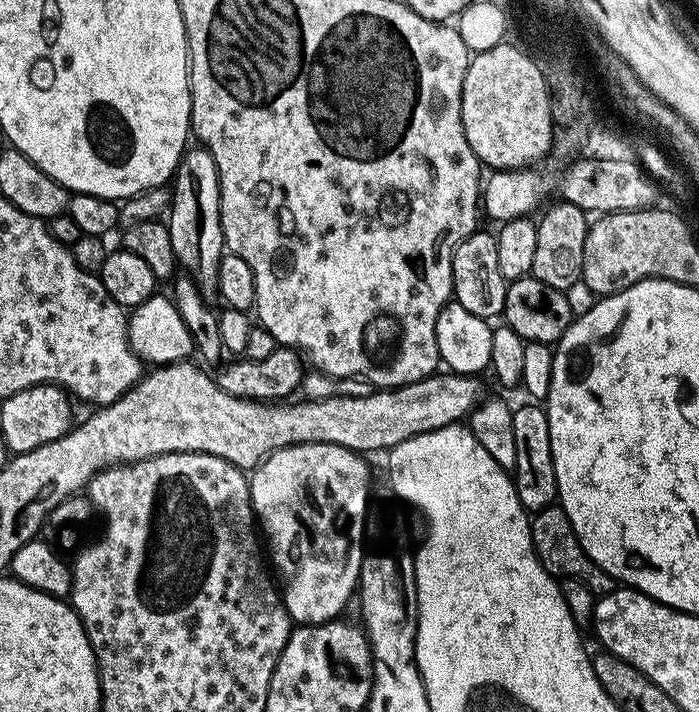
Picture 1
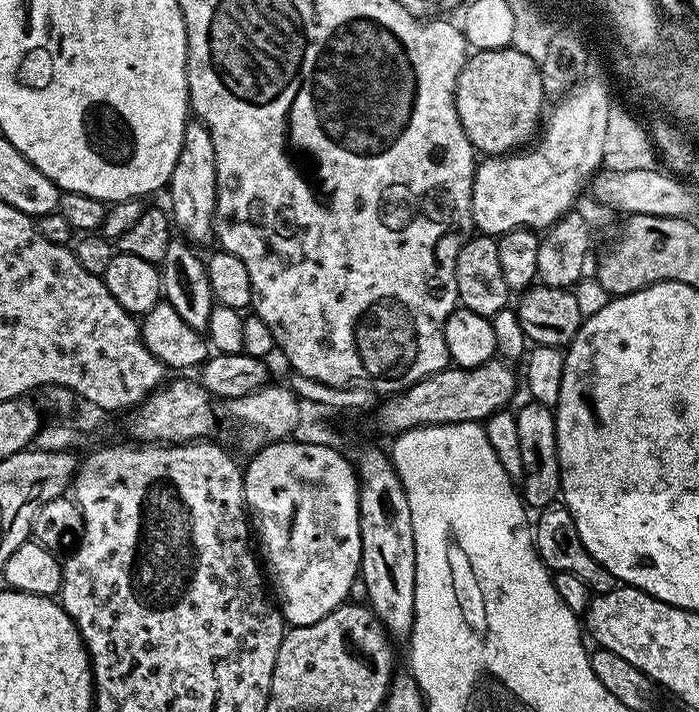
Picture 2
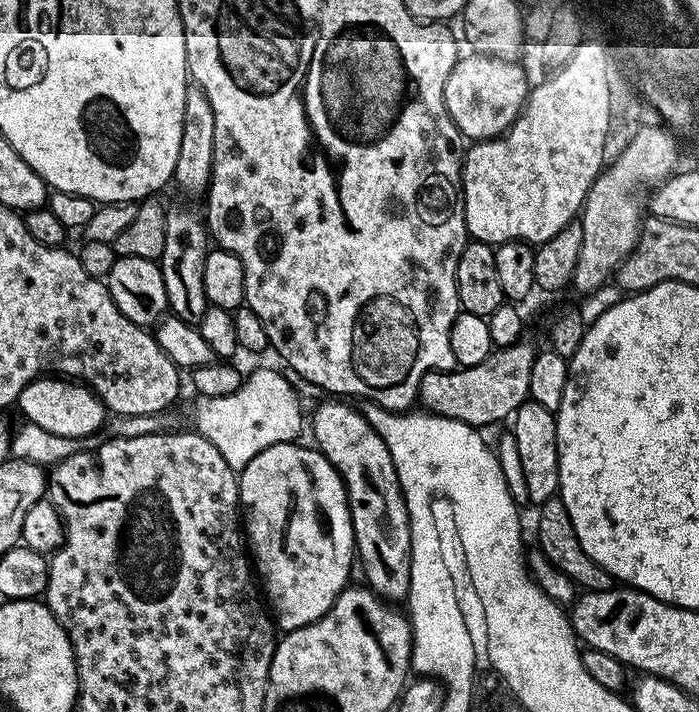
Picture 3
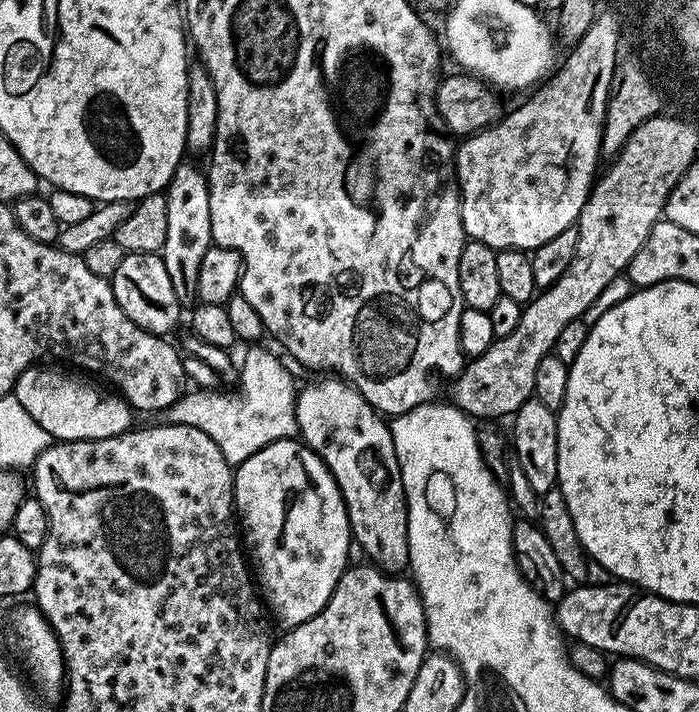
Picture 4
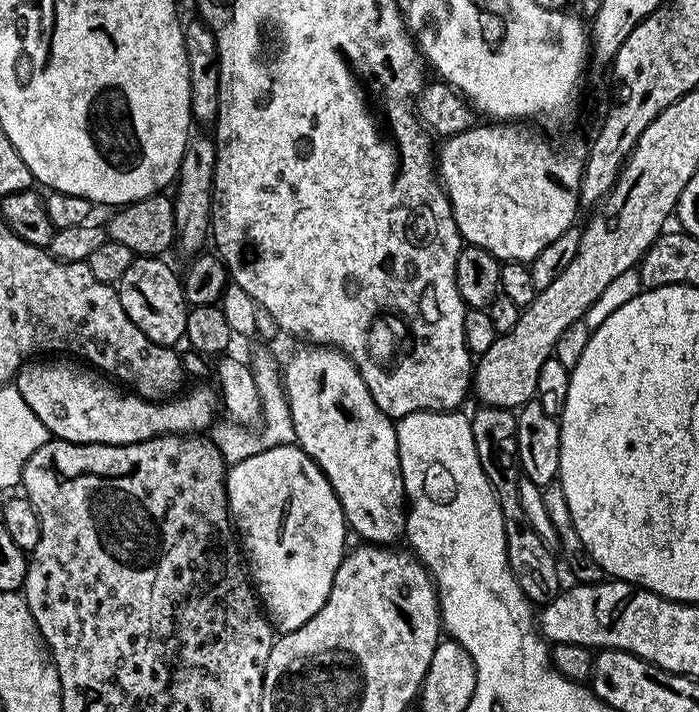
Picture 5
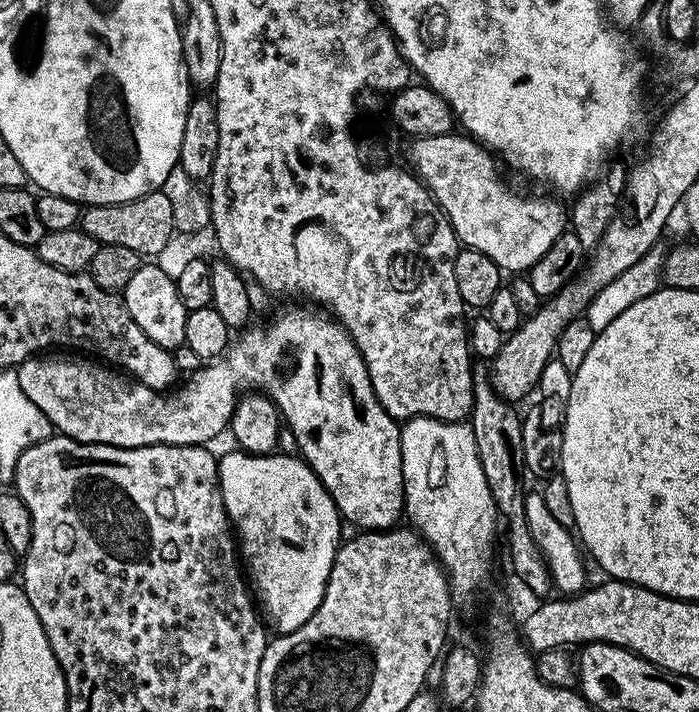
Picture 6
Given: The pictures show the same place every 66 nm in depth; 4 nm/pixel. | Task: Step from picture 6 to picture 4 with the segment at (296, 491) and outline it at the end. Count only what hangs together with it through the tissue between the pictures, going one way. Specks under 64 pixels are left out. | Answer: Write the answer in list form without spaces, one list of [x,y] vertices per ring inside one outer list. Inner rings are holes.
[[[299,439],[279,440],[270,446],[266,446],[262,450],[258,450],[258,454],[246,458],[246,462],[242,462],[235,469],[232,495],[234,497],[235,515],[242,521],[243,539],[245,541],[252,540],[252,556],[256,559],[256,568],[254,564],[254,572],[258,577],[258,584],[262,589],[263,599],[266,601],[271,615],[273,617],[276,615],[277,618],[284,623],[283,627],[285,629],[296,628],[302,622],[314,618],[326,606],[326,602],[330,602],[330,598],[334,594],[334,590],[342,578],[344,569],[349,567],[348,544],[351,545],[353,543],[352,530],[348,527],[348,507],[344,504],[342,494],[338,490],[338,486],[334,482],[330,470],[324,465],[322,458],[318,458],[318,454],[314,454],[309,450],[308,445],[301,442]]]

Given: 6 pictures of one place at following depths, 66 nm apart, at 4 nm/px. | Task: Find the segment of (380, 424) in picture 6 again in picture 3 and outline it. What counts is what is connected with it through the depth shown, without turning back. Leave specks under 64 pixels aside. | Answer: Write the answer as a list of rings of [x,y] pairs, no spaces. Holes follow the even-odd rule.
[[[343,399],[325,400],[328,401],[318,405],[313,416],[311,413],[310,432],[312,428],[315,447],[336,467],[344,480],[359,567],[360,564],[364,567],[367,587],[377,596],[389,602],[403,601],[410,590],[412,535],[394,458],[384,437],[377,434],[367,415],[363,416]]]

